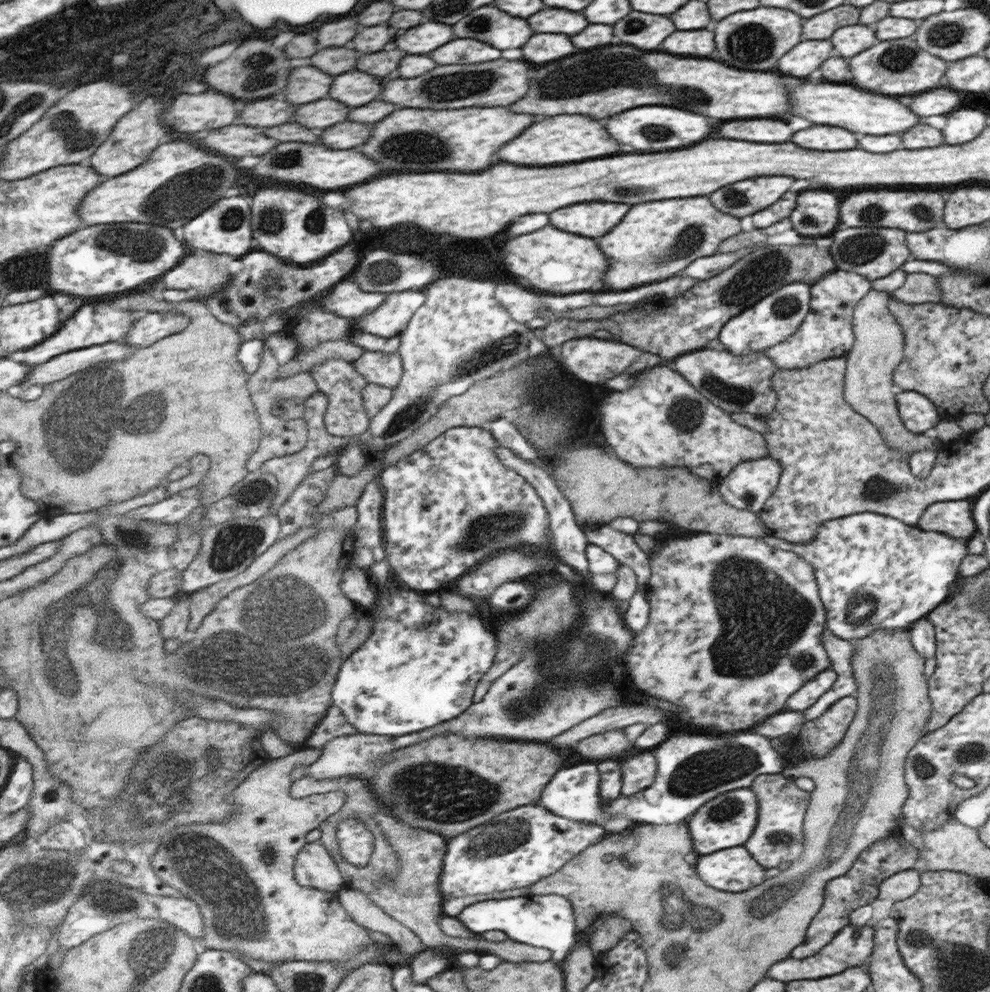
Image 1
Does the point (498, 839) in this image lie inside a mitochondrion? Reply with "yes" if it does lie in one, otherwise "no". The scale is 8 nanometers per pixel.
yes

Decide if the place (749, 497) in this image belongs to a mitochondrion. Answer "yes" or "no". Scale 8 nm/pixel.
yes

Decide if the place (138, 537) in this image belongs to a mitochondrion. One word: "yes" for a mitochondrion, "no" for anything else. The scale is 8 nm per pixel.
yes

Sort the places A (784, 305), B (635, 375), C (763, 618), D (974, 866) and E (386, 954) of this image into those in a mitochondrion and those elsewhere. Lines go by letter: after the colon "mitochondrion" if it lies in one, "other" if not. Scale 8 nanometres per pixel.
A: mitochondrion
B: other
C: mitochondrion
D: other
E: other

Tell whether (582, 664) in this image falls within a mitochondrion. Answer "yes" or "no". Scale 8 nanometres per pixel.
yes

